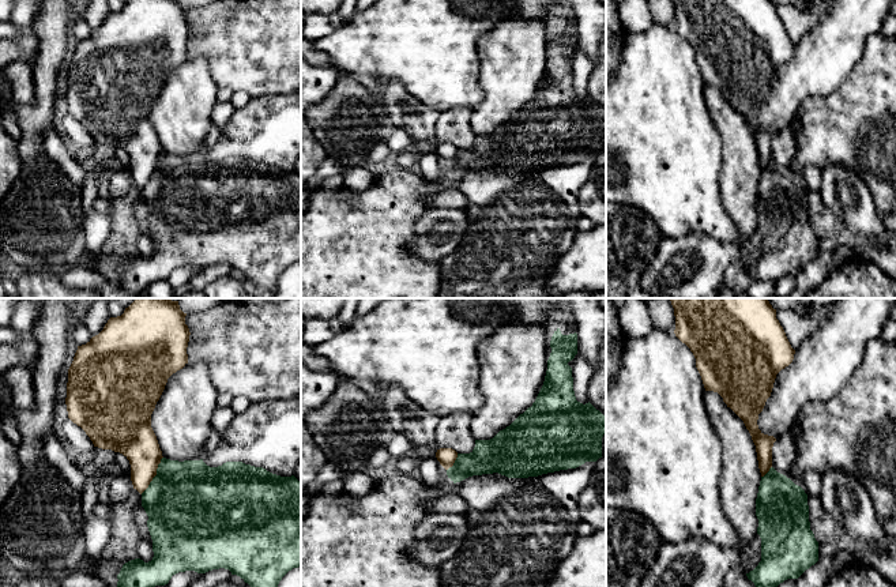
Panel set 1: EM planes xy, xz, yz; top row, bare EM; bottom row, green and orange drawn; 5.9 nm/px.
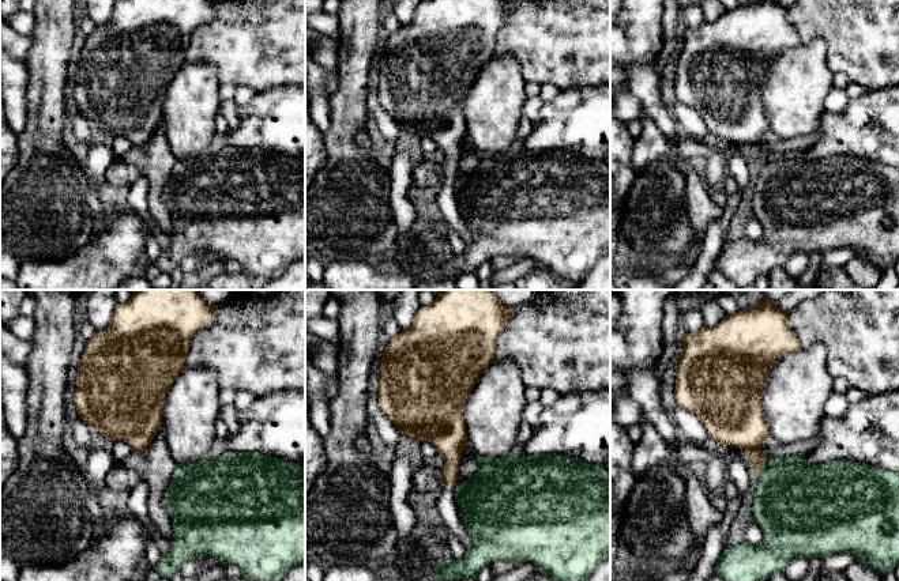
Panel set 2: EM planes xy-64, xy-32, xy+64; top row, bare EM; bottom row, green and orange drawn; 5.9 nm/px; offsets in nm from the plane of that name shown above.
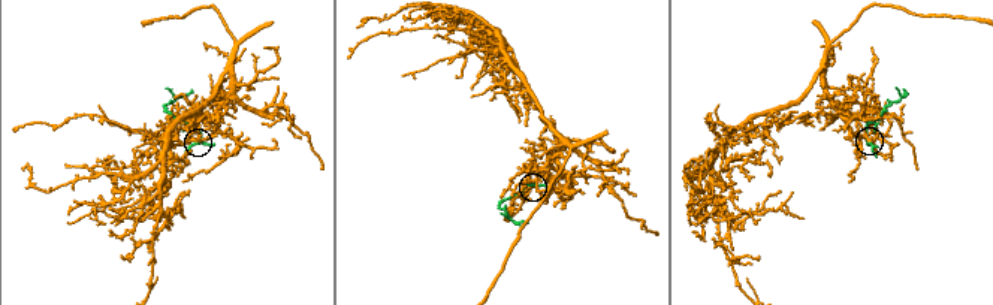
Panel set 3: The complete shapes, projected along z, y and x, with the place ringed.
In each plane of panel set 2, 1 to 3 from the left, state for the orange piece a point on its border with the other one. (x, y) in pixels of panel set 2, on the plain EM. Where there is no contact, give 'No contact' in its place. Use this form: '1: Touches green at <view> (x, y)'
1: No contact
2: No contact
3: Touches green at xy+64 (763, 163)

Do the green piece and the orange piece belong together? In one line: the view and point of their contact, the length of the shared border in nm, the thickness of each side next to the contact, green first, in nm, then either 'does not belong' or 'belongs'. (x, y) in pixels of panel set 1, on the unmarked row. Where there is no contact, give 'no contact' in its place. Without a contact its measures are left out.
xy (155, 170) | 260 nm | 500/240 nm | does not belong

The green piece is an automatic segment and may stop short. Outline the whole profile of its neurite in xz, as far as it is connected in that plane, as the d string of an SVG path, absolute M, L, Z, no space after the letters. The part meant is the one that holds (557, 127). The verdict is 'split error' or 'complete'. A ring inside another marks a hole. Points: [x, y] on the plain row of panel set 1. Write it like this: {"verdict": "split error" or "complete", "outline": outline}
{"verdict": "complete", "outline": "M557 23L550 35L551 48L543 80L532 98L509 121L490 135L475 135L470 148L458 148L448 173L456 178L473 170L498 168L508 173L538 172L560 165L576 163L586 157L602 153L602 132L606 112L590 97L576 95L569 56L577 49L577 29L562 30Z"}

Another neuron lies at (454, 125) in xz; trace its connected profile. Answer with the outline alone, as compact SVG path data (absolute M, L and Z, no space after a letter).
M456 108L440 112L434 127L434 142L452 143L458 148L470 148L475 142L475 133L471 128L473 109Z

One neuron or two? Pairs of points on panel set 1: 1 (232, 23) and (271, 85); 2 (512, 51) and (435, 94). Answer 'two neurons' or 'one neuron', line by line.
1: one neuron
2: two neurons

